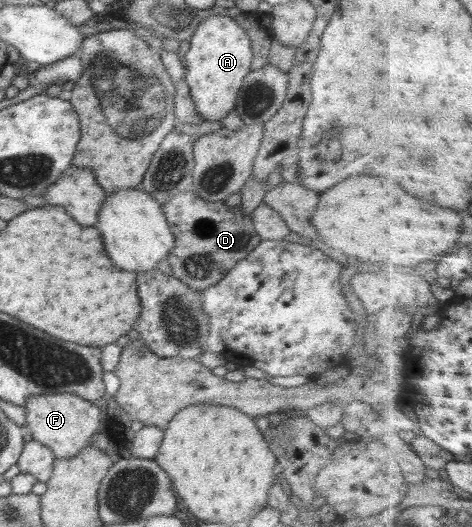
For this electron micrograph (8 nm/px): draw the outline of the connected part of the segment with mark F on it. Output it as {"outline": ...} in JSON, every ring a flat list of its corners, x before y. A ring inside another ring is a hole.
{"outline":[[73,393,38,394,27,398,24,407,25,425,31,430,33,440,48,446,59,459,74,457,103,428,101,407]]}

